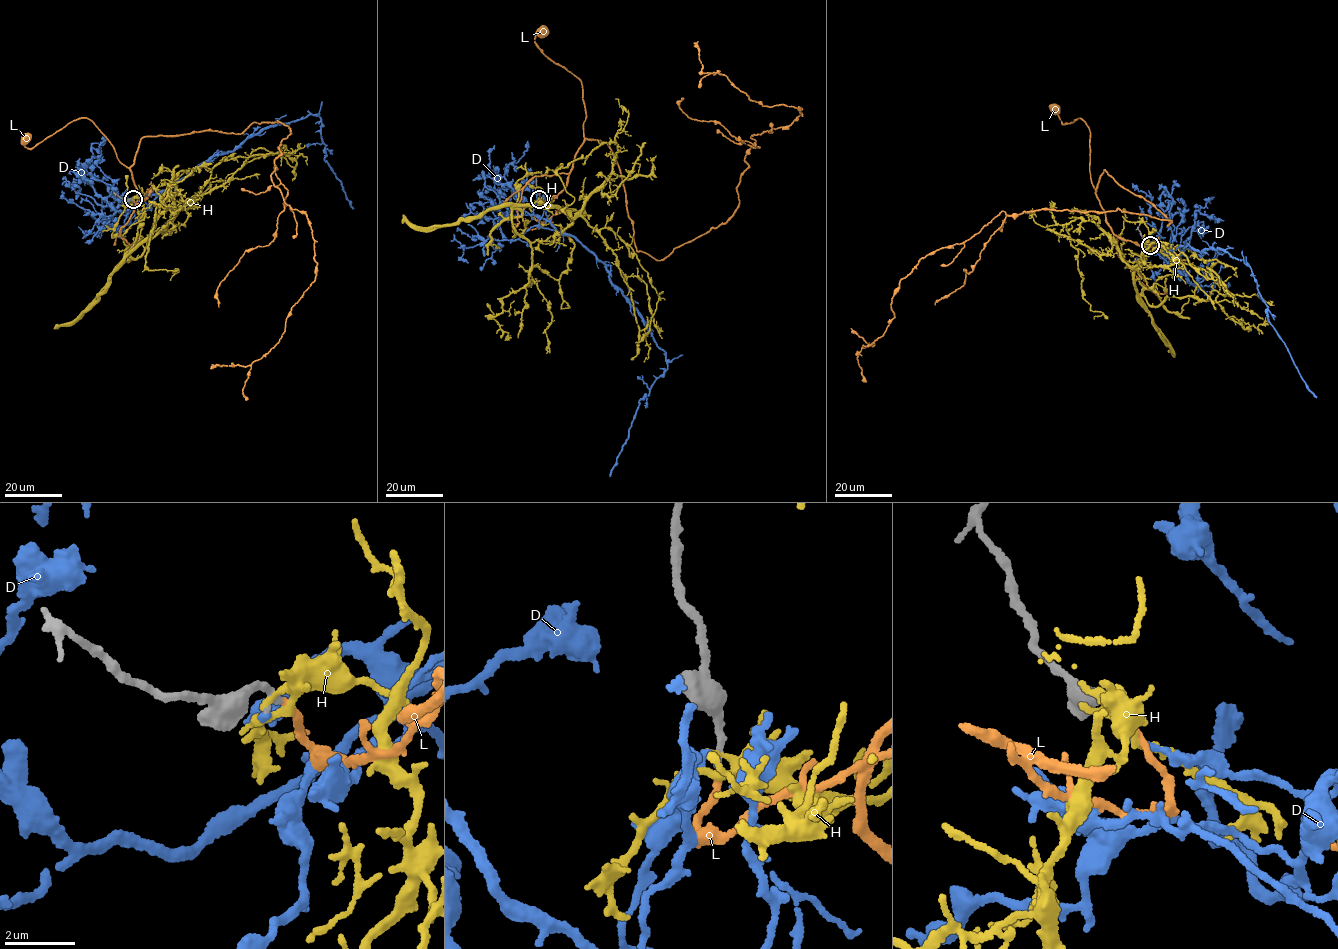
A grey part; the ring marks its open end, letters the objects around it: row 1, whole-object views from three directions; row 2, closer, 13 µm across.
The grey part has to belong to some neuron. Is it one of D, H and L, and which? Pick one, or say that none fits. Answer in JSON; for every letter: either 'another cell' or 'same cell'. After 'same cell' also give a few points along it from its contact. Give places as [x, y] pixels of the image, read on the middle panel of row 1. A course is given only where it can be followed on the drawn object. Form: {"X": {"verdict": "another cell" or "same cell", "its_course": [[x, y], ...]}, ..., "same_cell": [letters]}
{"D": {"verdict": "another cell"}, "H": {"verdict": "another cell"}, "L": {"verdict": "same cell"}, "same_cell": ["L"]}

